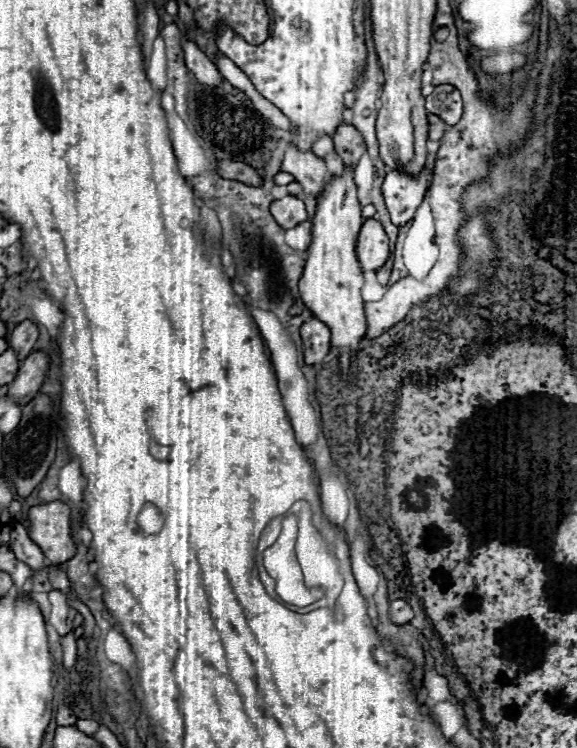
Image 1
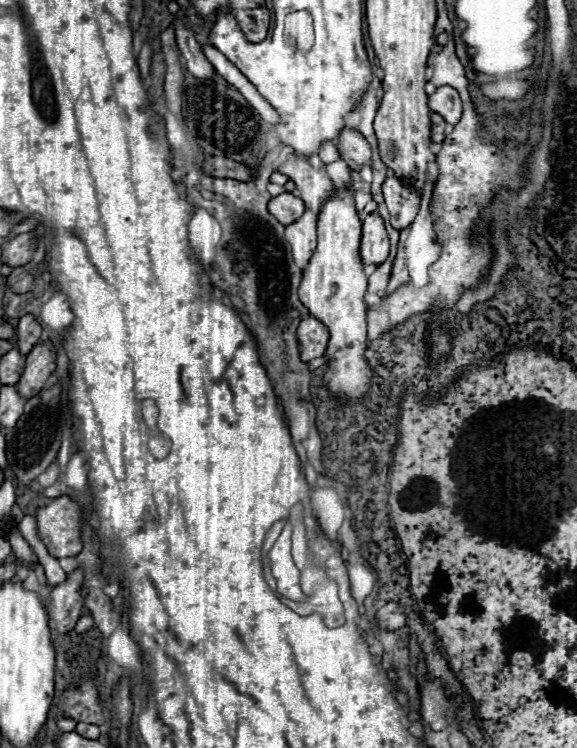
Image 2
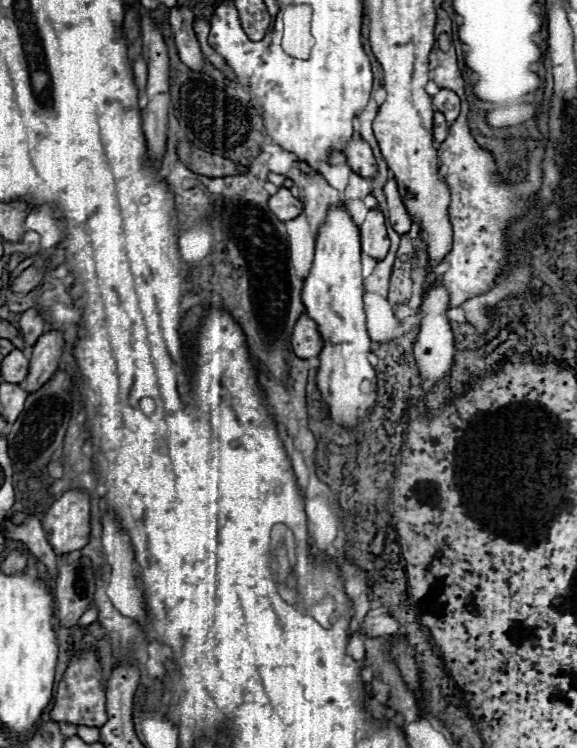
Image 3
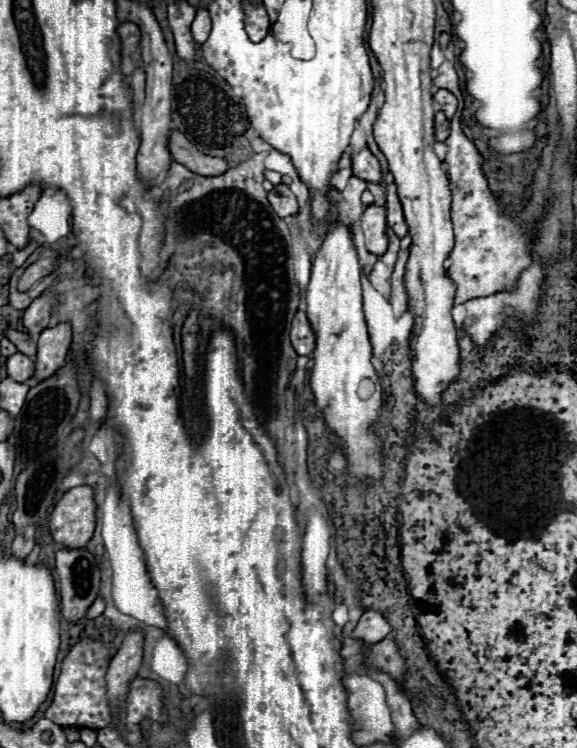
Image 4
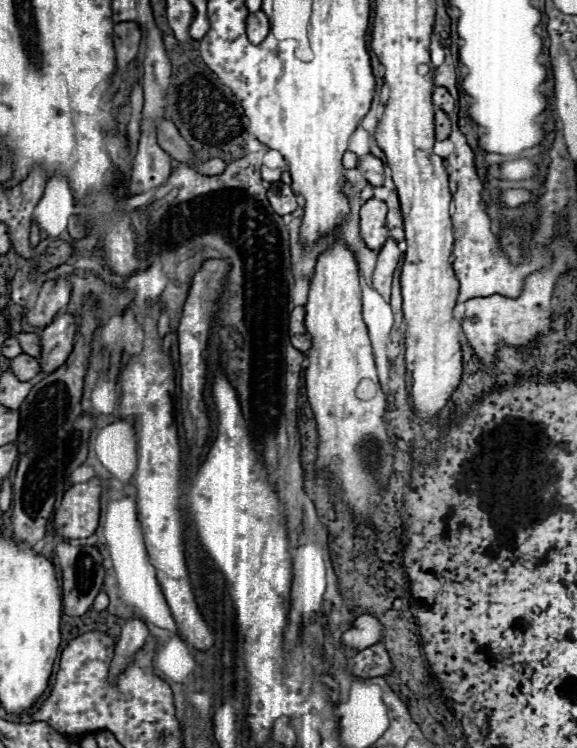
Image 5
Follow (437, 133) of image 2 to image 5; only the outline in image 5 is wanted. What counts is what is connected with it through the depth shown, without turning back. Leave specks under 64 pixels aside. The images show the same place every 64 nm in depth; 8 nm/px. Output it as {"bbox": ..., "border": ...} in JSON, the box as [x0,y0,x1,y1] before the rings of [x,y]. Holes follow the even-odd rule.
{"bbox":[436,110,450,140],"border":[[[436,110],[436,140],[446,140],[450,136],[450,120],[442,110]]]}

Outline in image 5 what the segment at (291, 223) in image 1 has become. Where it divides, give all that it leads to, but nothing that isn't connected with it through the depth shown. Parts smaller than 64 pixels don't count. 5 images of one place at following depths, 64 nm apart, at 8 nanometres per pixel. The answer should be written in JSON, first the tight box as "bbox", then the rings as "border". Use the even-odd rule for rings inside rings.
{"bbox":[268,182,296,216],"border":[[[272,182],[270,190],[268,190],[268,200],[270,200],[274,212],[280,216],[286,216],[296,210],[296,194],[292,192],[292,188],[288,184]]]}

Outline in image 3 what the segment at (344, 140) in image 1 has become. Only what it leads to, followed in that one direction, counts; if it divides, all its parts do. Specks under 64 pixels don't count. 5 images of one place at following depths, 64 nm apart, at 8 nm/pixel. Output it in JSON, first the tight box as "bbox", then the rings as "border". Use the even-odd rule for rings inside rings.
{"bbox":[344,138,376,178],"border":[[[350,138],[346,148],[344,148],[344,154],[348,158],[348,164],[350,168],[368,178],[368,176],[374,176],[376,174],[376,162],[374,162],[374,156],[372,156],[372,150],[368,146],[366,140],[362,138]]]}

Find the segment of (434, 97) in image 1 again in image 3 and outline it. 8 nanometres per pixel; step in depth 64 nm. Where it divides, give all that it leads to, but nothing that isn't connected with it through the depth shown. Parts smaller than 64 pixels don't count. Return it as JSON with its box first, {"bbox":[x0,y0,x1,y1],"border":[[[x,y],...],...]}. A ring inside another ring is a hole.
{"bbox":[432,88,460,122],"border":[[[442,88],[436,96],[432,96],[432,104],[438,112],[442,112],[446,116],[448,122],[454,122],[460,114],[460,98],[456,96],[454,90]]]}

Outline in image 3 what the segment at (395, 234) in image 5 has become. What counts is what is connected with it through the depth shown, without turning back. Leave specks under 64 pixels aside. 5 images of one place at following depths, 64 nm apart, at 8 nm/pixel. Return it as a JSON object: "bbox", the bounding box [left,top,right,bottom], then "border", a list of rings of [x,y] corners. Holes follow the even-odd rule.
{"bbox":[384,180,412,234],"border":[[[388,180],[384,186],[384,196],[388,202],[388,210],[390,210],[390,224],[398,234],[406,234],[412,226],[412,216],[402,200],[402,196],[398,194],[398,186],[396,180]]]}

